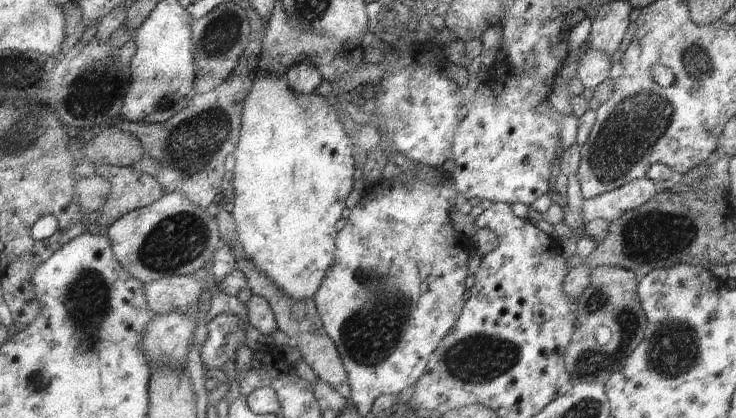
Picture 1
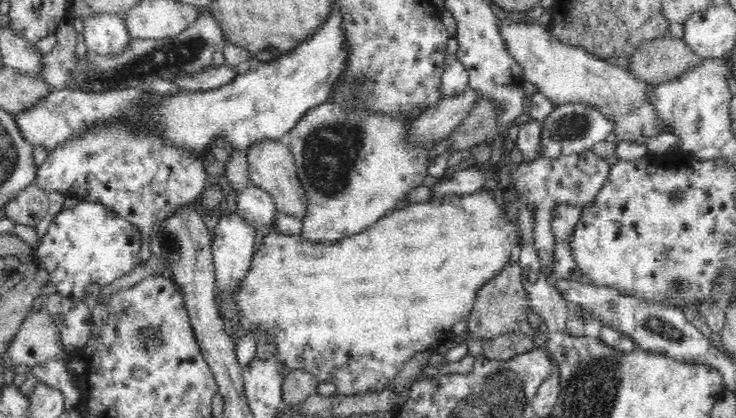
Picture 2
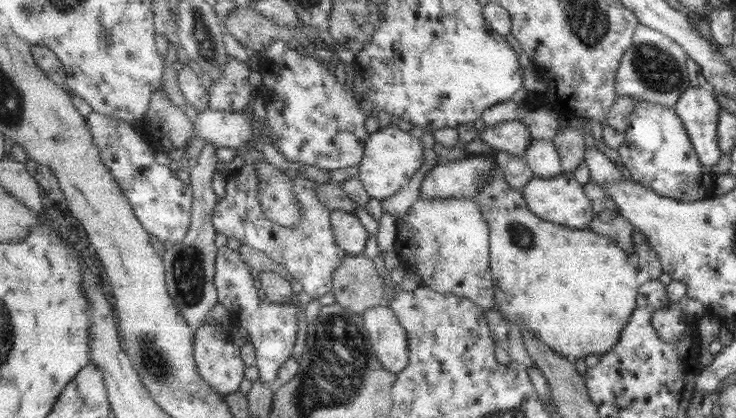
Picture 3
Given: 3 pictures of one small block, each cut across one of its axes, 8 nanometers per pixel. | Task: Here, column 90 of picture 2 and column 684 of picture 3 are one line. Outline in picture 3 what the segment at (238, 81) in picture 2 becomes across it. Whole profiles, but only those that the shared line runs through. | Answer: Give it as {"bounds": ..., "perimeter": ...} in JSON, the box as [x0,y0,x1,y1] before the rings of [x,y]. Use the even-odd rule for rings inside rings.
{"bounds":[672,85,720,168],"perimeter":[[[689,85],[672,109],[687,133],[698,161],[709,168],[716,164],[720,155],[716,143],[720,106],[710,88]]]}

